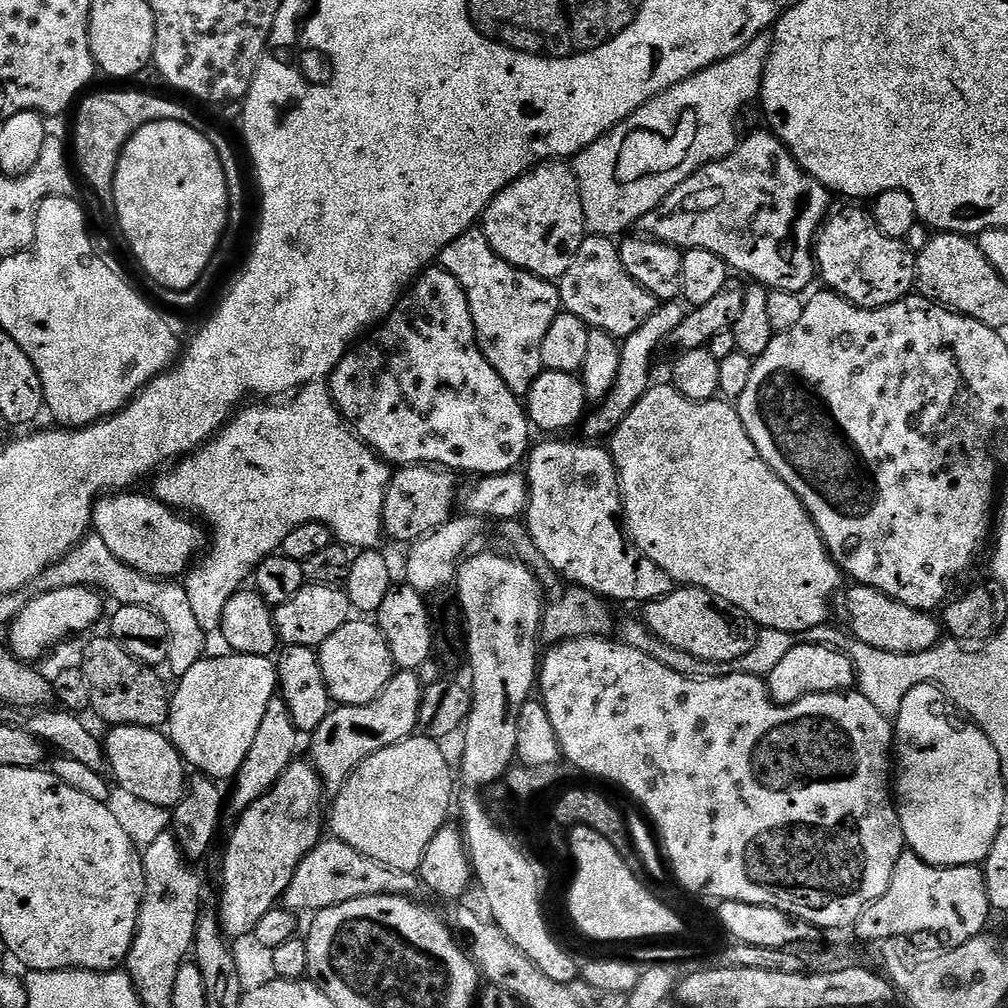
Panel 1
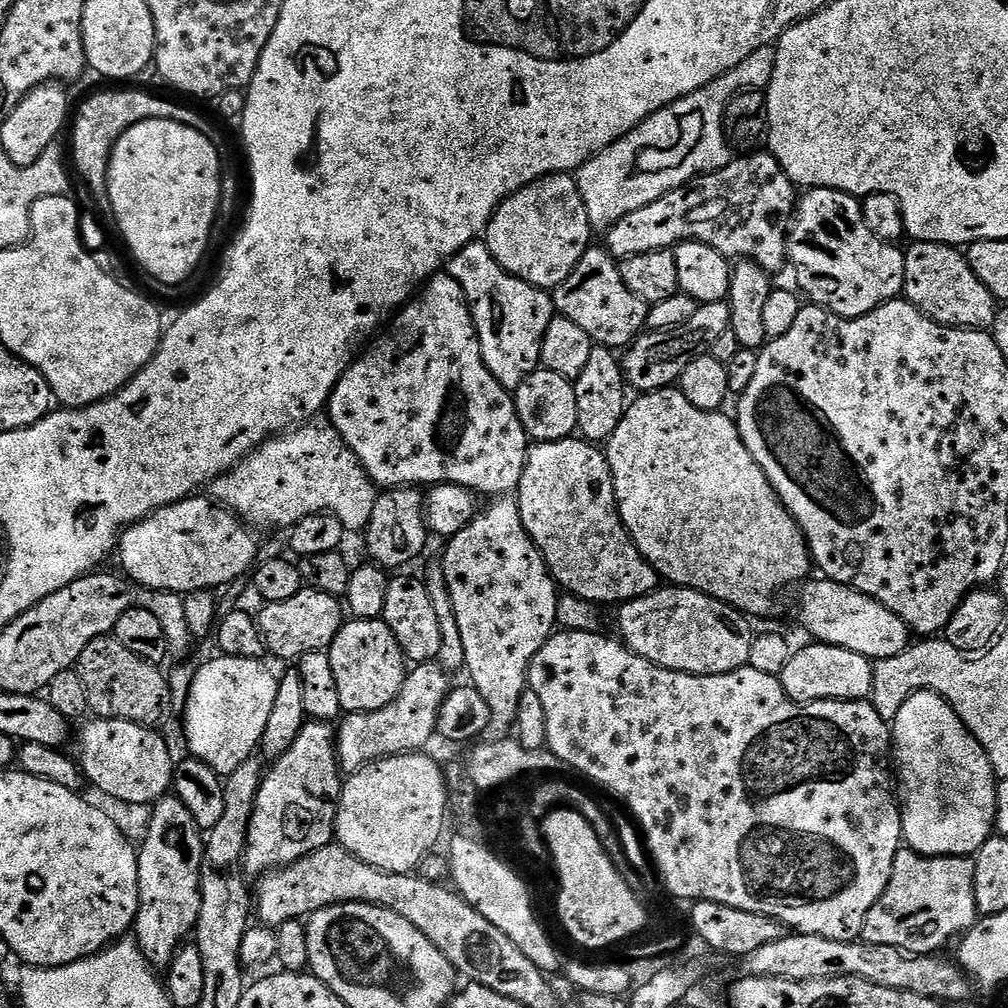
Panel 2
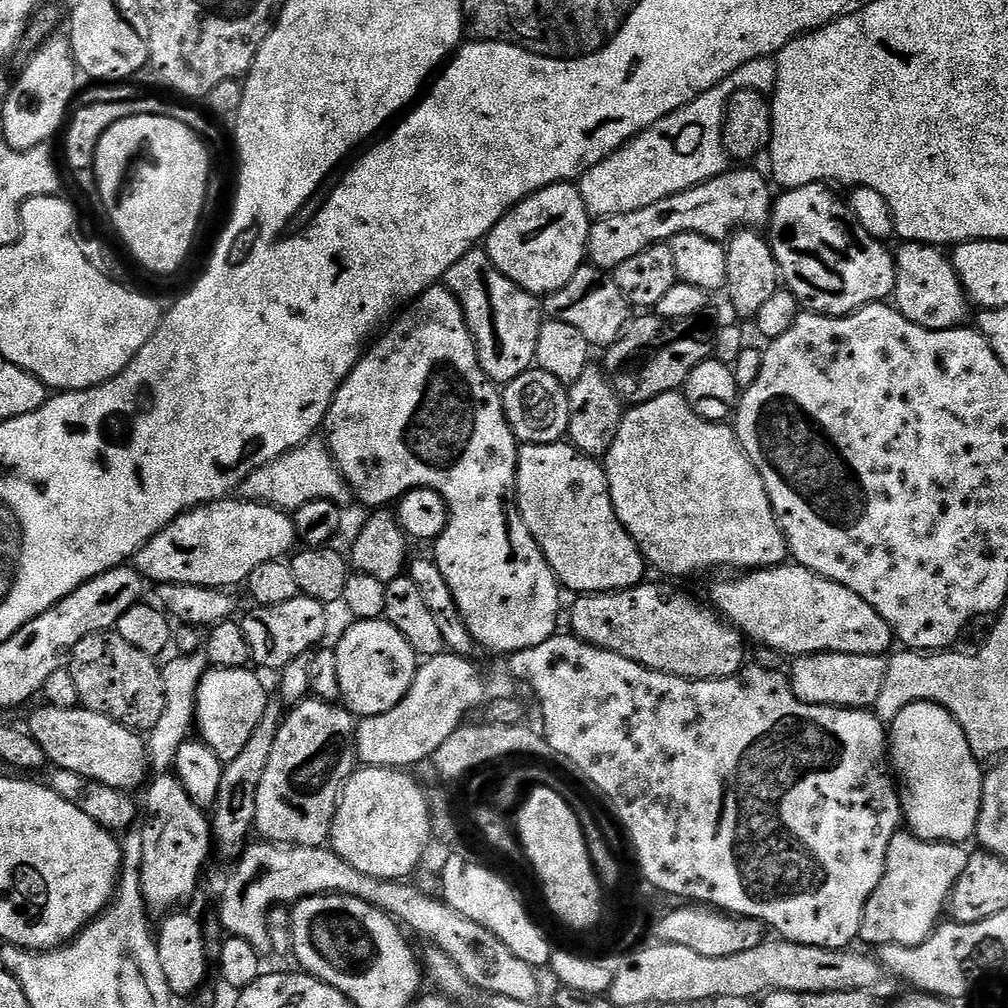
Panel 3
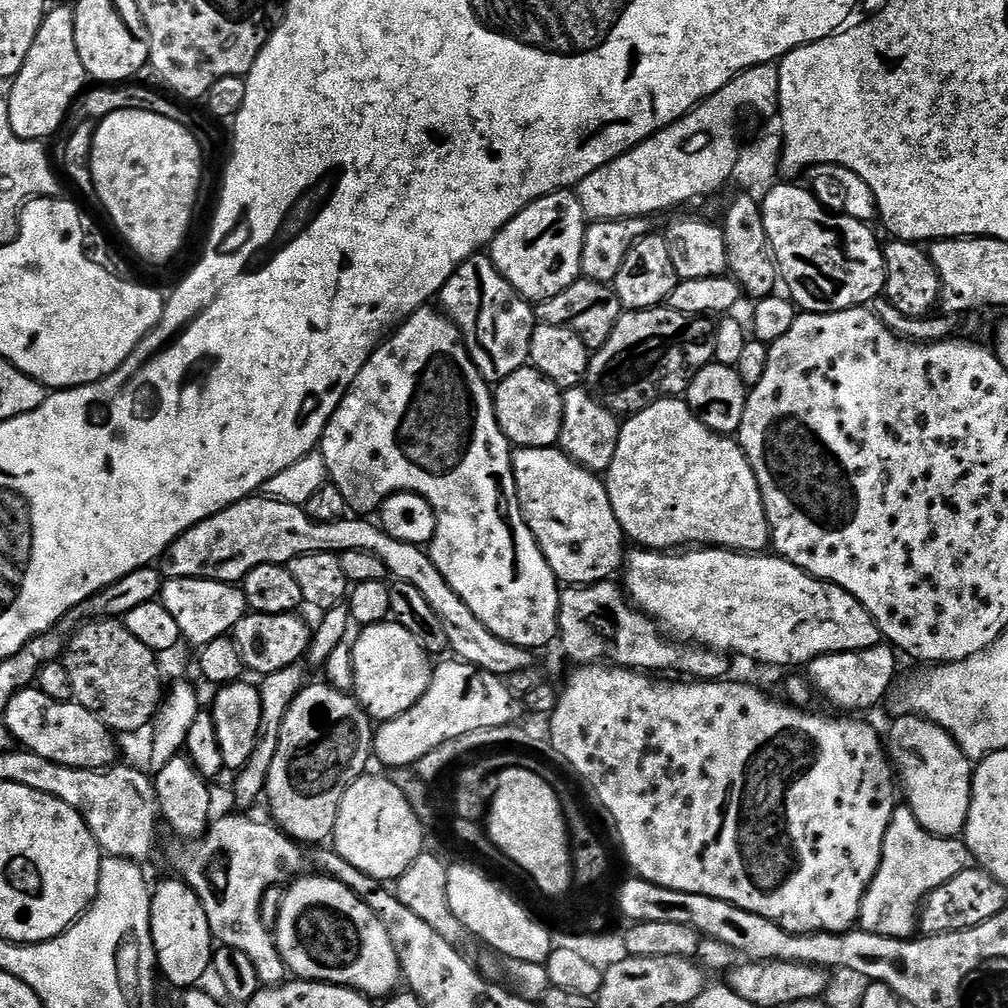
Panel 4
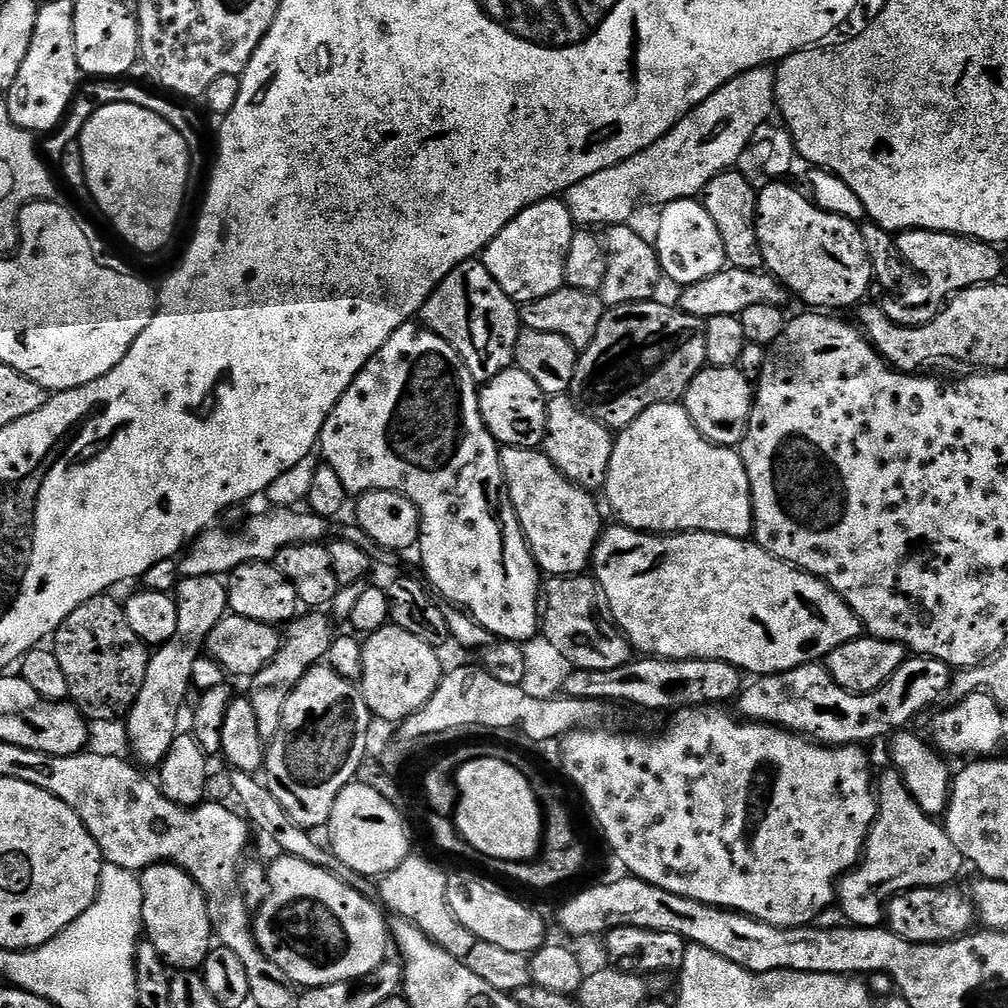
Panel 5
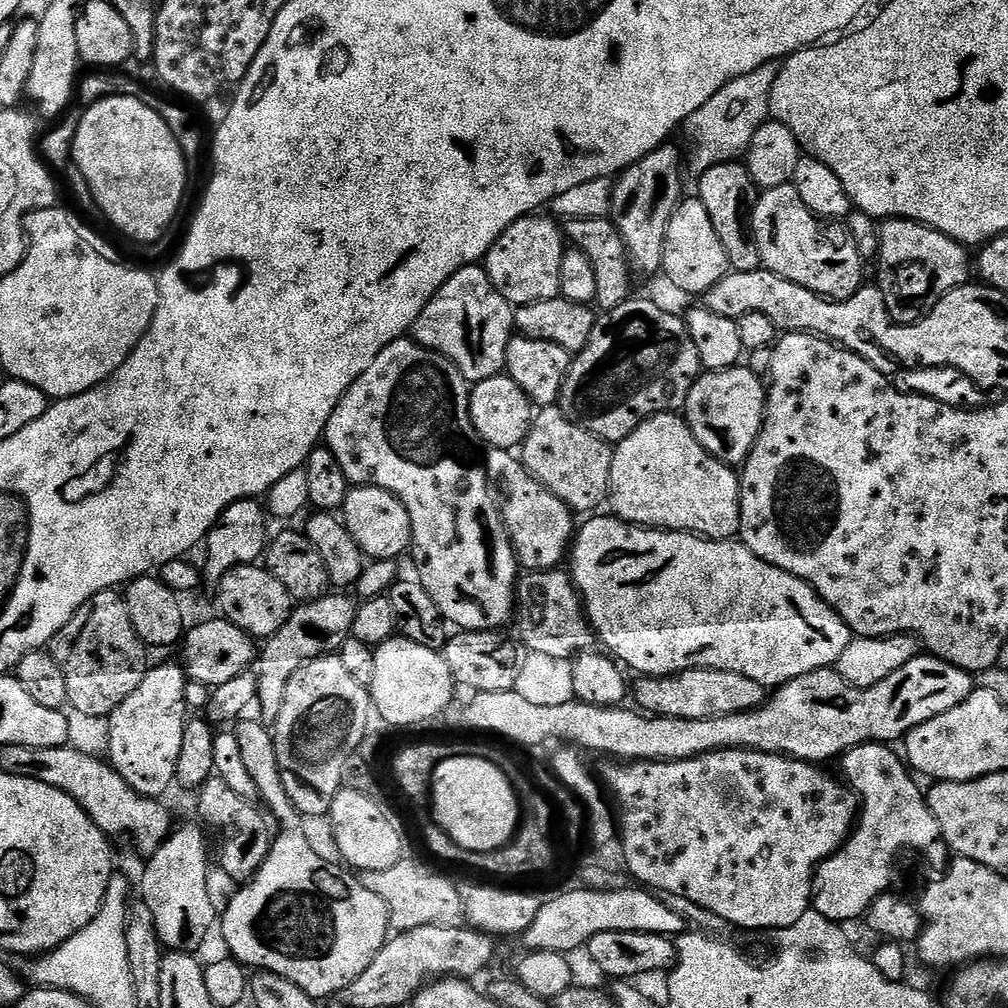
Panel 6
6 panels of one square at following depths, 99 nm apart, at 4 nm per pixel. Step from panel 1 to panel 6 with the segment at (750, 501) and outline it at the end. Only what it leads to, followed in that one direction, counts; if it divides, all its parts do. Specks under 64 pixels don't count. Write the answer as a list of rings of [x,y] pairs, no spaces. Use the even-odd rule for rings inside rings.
[[[660,412],[643,420],[631,434],[615,445],[610,470],[610,508],[627,524],[669,532],[694,532],[709,540],[730,540],[740,531],[740,477],[735,467],[714,458],[694,438],[683,415]]]

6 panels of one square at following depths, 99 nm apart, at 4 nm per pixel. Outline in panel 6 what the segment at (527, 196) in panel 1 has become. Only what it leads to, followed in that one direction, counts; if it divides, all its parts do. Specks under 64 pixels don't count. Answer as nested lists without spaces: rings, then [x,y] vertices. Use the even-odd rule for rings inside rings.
[[[533,214],[515,220],[500,235],[498,242],[494,242],[482,261],[490,282],[513,306],[546,302],[560,295],[560,271],[566,251],[566,237],[561,225],[555,219],[545,216]]]

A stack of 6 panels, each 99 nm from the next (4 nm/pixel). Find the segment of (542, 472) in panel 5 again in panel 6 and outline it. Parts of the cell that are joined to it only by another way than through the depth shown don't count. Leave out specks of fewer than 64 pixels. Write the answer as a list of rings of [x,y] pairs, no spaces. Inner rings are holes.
[[[488,448],[488,479],[498,497],[500,515],[512,535],[512,546],[521,569],[528,572],[550,572],[561,567],[569,555],[577,531],[574,513],[562,498],[558,498],[544,484],[538,483],[528,472],[523,459],[506,448]]]

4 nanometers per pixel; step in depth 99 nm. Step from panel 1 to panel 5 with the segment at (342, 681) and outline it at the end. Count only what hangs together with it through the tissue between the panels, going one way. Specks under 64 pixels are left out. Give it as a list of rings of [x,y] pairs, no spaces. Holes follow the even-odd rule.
[[[391,622],[376,632],[367,633],[362,643],[362,678],[358,681],[358,687],[377,721],[389,720],[393,726],[399,725],[430,702],[434,690],[438,690],[442,675],[441,653],[437,649],[426,646],[422,638]]]

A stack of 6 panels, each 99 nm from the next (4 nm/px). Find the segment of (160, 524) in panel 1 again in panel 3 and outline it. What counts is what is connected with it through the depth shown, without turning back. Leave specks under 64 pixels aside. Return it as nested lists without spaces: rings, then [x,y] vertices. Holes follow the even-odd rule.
[[[229,498],[216,500],[213,504],[202,504],[199,508],[191,508],[190,511],[181,514],[175,522],[167,524],[136,553],[134,566],[145,581],[152,583],[153,580],[153,585],[156,586],[185,584],[199,588],[232,590],[235,589],[235,584],[243,585],[247,582],[250,574],[258,570],[258,566],[266,562],[284,560],[297,544],[296,521],[287,511],[273,508],[270,504],[261,504],[243,498]]]

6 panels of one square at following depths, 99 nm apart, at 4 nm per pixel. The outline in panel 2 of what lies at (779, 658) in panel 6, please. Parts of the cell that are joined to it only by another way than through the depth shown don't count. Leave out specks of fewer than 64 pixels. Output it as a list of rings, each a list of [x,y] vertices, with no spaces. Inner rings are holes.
[[[827,578],[819,579],[805,583],[804,593],[800,596],[800,624],[812,635],[809,637],[813,641],[854,650],[854,654],[862,654],[873,662],[894,658],[907,650],[910,629],[894,610],[850,586]]]

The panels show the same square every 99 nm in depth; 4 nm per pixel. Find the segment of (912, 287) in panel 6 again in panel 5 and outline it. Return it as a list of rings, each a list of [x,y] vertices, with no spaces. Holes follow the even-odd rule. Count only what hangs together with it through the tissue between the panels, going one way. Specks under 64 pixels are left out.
[[[914,230],[899,233],[896,236],[896,245],[905,265],[911,271],[913,268],[928,287],[928,304],[920,304],[917,308],[911,308],[900,300],[883,301],[882,307],[889,320],[903,328],[918,328],[930,323],[960,292],[980,285],[997,283],[1001,279],[1000,271],[1004,268],[1004,260],[996,253],[999,251],[993,245],[982,240],[971,240],[969,236]]]

